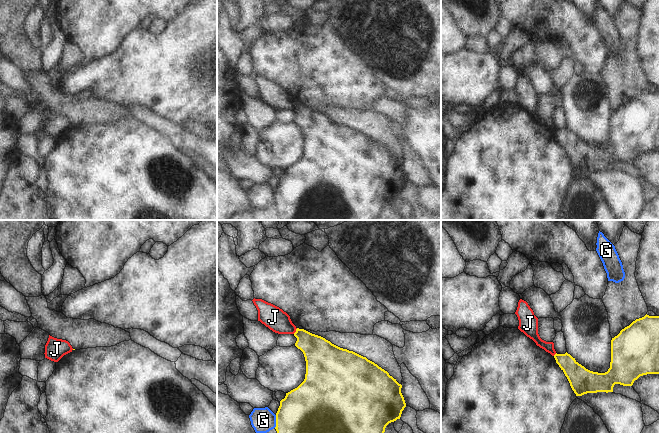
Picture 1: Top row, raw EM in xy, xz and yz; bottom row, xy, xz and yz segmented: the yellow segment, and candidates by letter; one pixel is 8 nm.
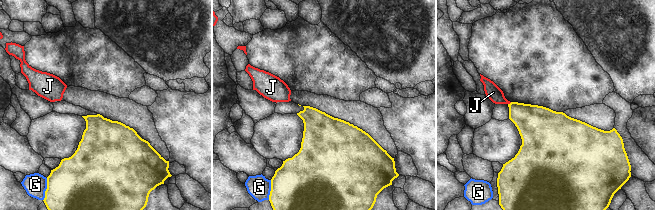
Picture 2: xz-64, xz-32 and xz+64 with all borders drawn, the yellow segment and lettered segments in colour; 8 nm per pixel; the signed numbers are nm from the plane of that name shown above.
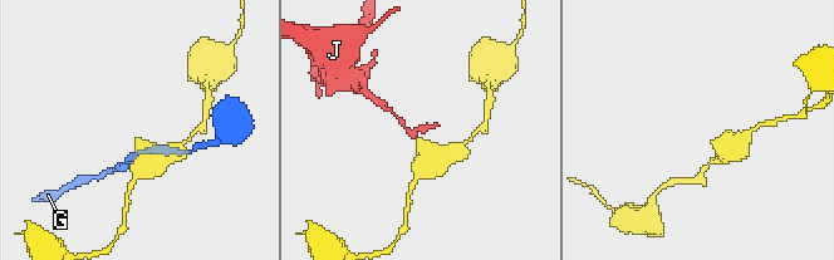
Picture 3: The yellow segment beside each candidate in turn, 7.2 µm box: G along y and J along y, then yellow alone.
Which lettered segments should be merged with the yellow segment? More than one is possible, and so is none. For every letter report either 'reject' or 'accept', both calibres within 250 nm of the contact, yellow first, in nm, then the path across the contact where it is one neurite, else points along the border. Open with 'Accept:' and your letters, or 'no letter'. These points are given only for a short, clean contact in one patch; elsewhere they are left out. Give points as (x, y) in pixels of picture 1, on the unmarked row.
Accept: no letter
G: reject; calibres 500 and 200 nm; border xz (276, 191), (276, 201), (274, 203)
J: reject; calibres 240 and 180 nm; border xz (297, 104), (293, 109)

